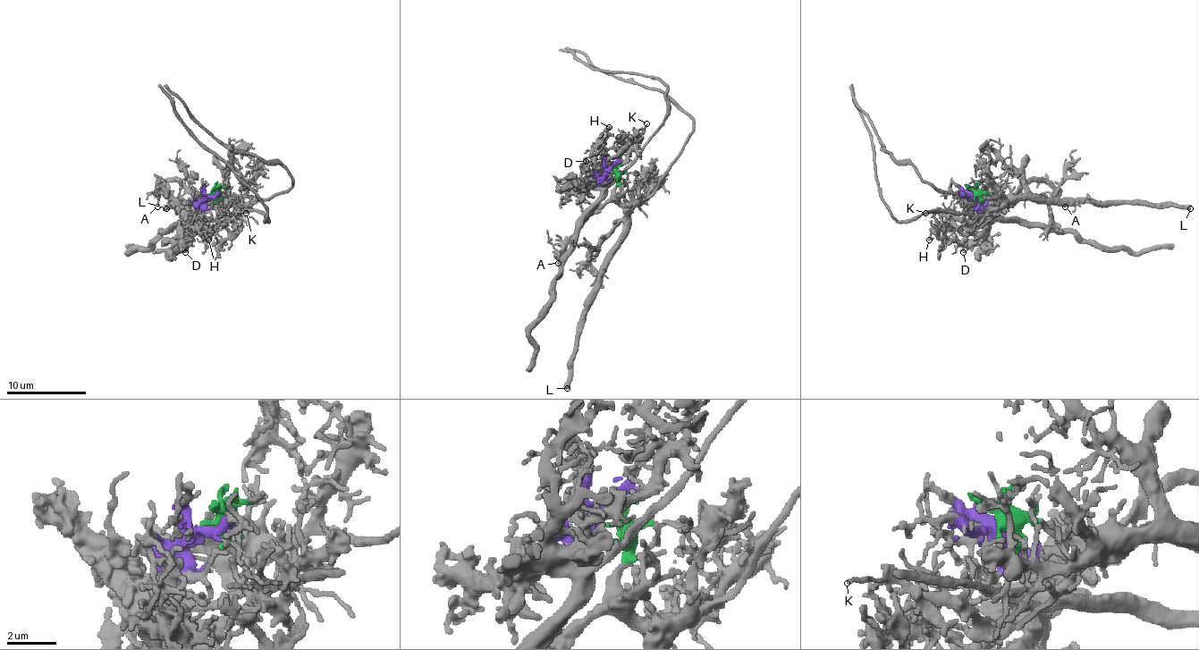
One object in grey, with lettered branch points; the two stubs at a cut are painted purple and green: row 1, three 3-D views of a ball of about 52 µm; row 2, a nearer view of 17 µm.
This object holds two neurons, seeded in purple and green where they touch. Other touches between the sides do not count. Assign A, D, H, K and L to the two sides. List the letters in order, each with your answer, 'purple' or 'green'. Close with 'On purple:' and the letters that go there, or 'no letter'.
A: green
D: purple
H: purple
K: purple
L: green
On purple: D, H, K

